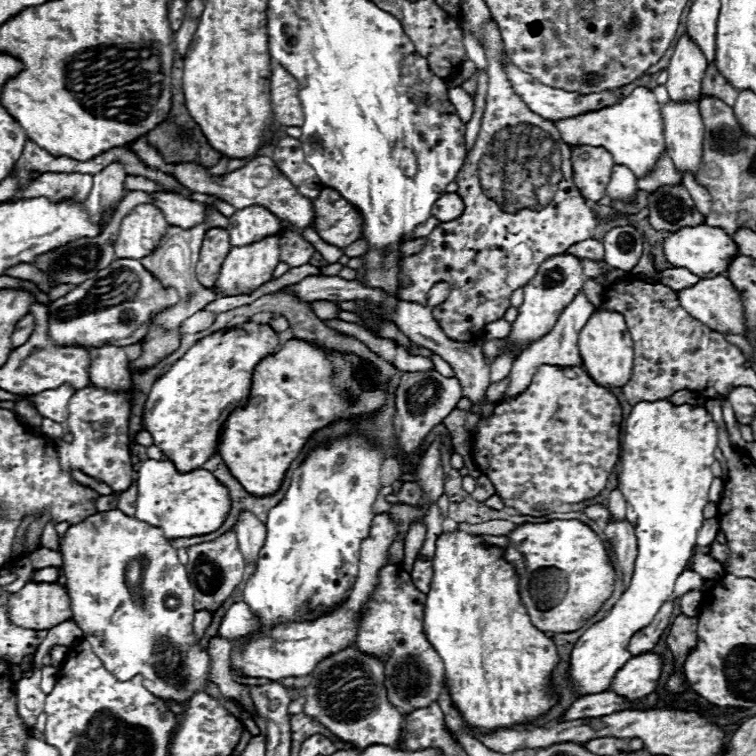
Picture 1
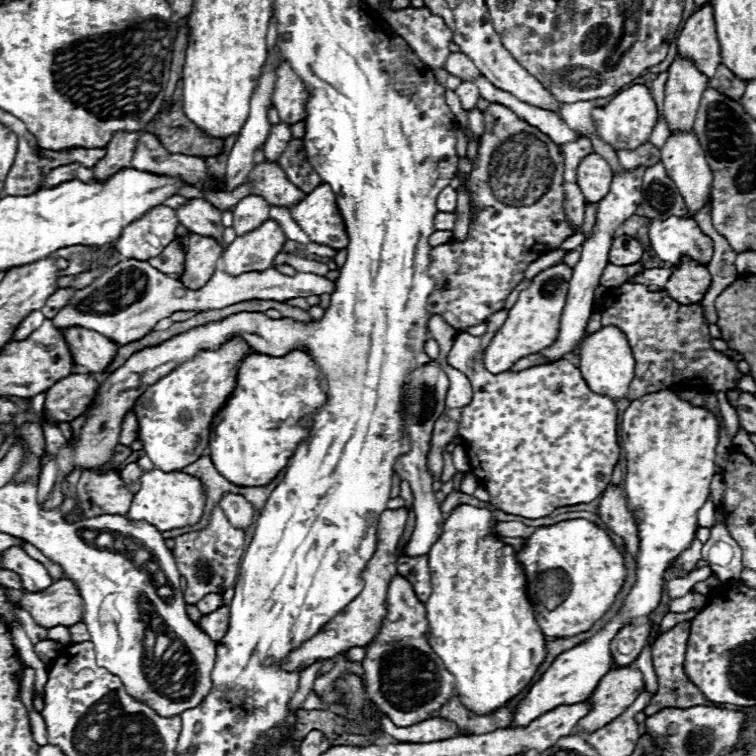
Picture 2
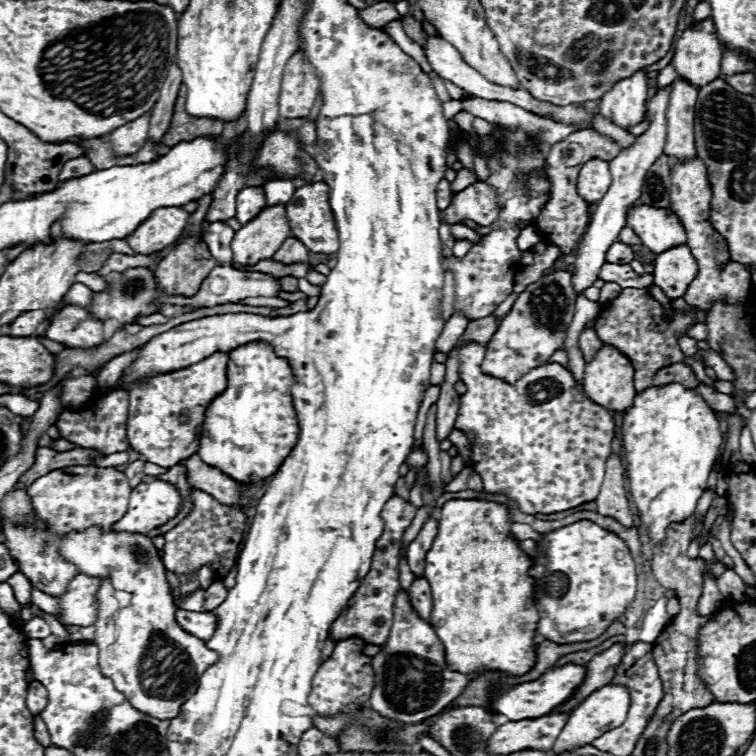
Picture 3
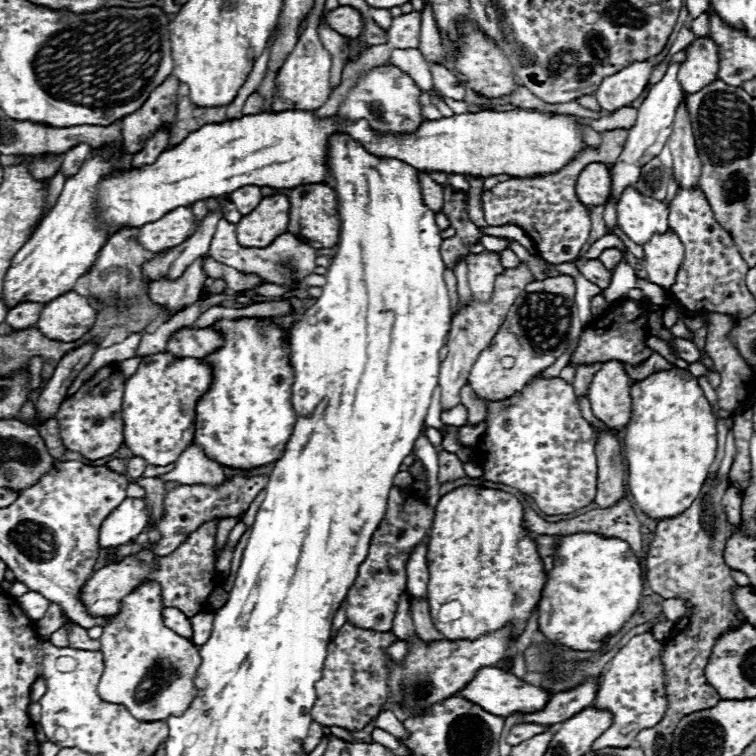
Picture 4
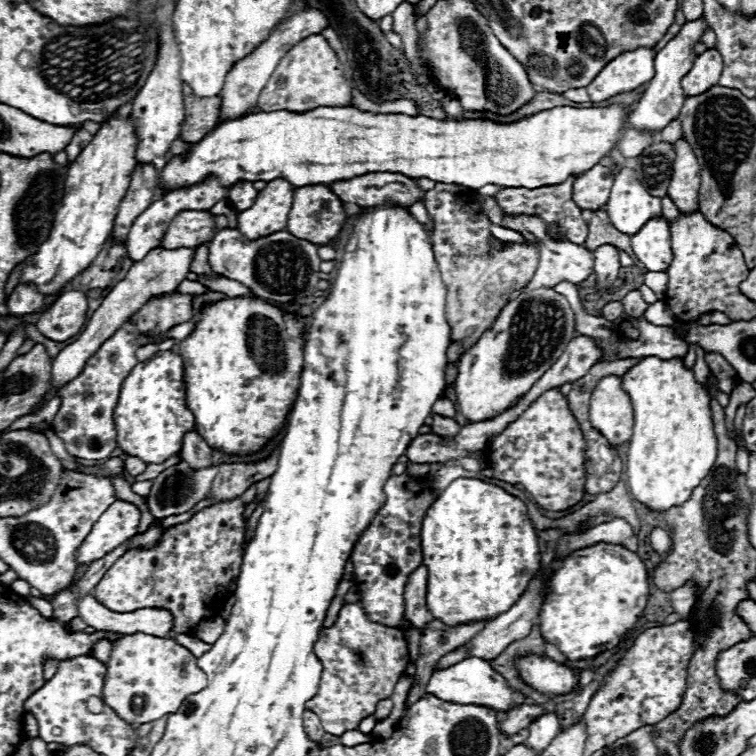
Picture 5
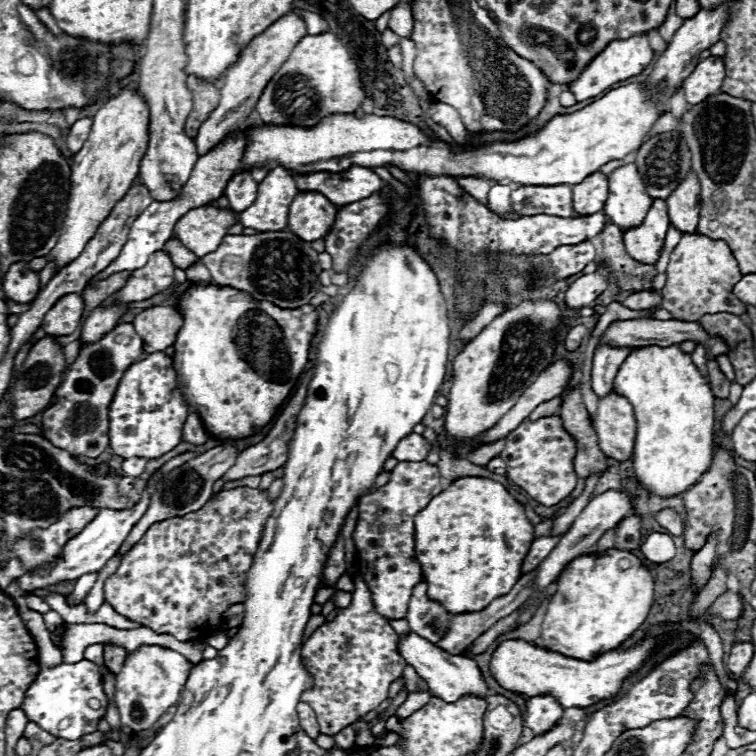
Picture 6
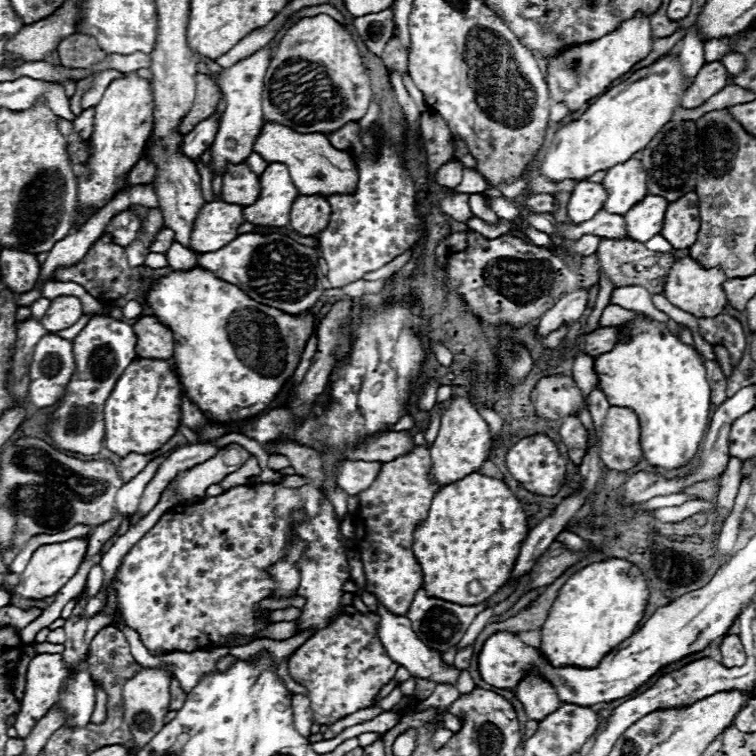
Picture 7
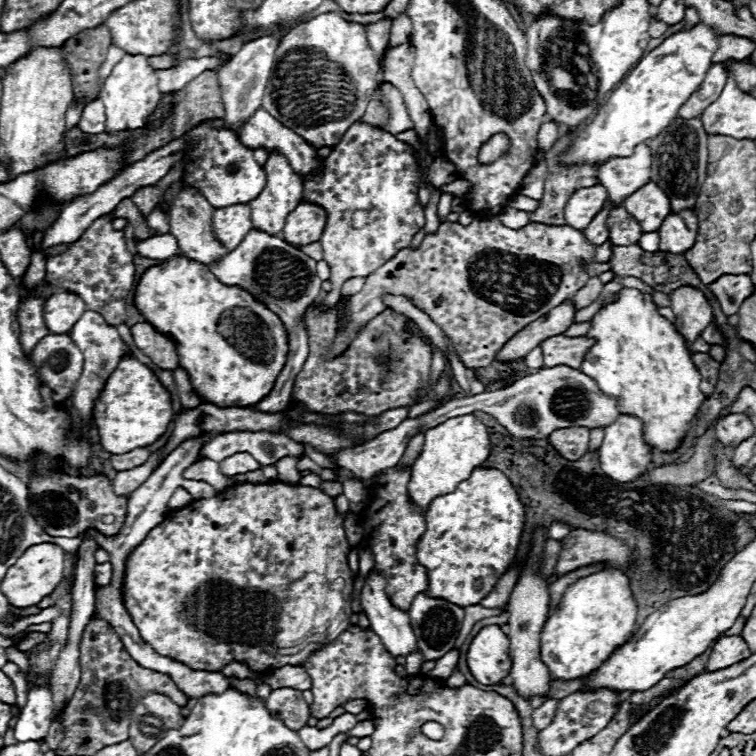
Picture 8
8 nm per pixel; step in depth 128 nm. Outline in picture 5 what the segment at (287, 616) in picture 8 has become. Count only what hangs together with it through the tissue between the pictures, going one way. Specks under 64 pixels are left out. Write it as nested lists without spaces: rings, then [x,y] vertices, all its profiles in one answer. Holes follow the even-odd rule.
[[[240,497],[222,502],[210,508],[196,512],[188,522],[168,528],[162,536],[162,542],[152,550],[130,550],[112,568],[102,576],[102,580],[92,590],[92,596],[112,612],[134,612],[140,608],[166,608],[174,616],[174,632],[192,634],[192,628],[206,620],[214,618],[216,606],[230,594],[232,578],[238,578],[240,564],[244,556],[244,536],[248,520],[244,520],[247,505]]]

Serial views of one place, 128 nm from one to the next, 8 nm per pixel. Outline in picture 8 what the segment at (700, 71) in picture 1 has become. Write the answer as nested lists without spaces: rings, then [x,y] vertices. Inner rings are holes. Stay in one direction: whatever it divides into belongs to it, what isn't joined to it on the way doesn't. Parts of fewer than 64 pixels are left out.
[[[688,208],[684,212],[670,212],[664,218],[664,224],[658,228],[660,234],[660,250],[682,254],[692,248],[698,230],[696,210]]]

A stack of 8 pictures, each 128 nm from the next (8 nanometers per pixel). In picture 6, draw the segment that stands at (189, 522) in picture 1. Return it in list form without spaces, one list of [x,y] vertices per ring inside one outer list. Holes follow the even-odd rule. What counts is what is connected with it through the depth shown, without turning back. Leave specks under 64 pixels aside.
[[[152,484],[142,492],[140,502],[131,508],[124,510],[100,510],[98,516],[80,532],[76,534],[72,540],[68,540],[68,544],[64,546],[64,554],[62,560],[58,560],[58,564],[50,570],[50,572],[40,572],[40,574],[24,574],[20,578],[20,588],[26,592],[34,592],[34,590],[46,590],[62,580],[76,580],[82,574],[88,572],[98,572],[104,568],[104,564],[118,552],[118,548],[122,546],[122,542],[128,538],[128,534],[132,532],[132,528],[136,526],[136,522],[144,516],[144,512],[148,510],[150,504],[150,492],[152,492]]]

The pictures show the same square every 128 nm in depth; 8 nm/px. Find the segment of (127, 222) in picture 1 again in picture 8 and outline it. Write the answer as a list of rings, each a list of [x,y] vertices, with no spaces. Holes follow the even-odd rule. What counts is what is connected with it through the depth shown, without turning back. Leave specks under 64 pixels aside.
[[[248,204],[214,208],[212,230],[214,230],[214,236],[222,242],[222,246],[226,246],[228,250],[236,248],[244,240],[244,236],[252,230]]]

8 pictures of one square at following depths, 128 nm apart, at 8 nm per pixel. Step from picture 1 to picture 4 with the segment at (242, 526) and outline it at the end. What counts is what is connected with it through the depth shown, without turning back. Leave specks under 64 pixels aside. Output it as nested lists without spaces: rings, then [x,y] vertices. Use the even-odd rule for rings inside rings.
[[[190,444],[176,460],[174,470],[160,478],[164,481],[180,482],[180,484],[220,486],[226,480],[226,474],[224,468],[218,462],[210,460],[200,446]]]

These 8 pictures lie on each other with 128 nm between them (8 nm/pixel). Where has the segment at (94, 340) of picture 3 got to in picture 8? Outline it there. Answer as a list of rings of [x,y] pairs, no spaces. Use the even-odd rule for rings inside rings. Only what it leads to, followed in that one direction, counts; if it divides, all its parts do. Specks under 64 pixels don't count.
[[[68,291],[56,292],[44,302],[46,328],[54,334],[66,334],[74,328],[84,310],[86,304],[80,296],[72,296]]]

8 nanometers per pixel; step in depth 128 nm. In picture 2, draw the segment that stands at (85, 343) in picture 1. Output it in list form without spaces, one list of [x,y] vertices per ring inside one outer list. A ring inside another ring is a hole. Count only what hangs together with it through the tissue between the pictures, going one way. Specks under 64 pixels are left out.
[[[126,258],[106,268],[102,276],[94,278],[92,284],[88,284],[86,288],[76,290],[74,296],[68,300],[68,304],[52,318],[52,322],[58,330],[70,326],[82,326],[104,334],[116,344],[128,344],[144,338],[148,332],[154,330],[154,326],[162,318],[168,318],[180,310],[216,310],[244,300],[284,302],[290,298],[308,298],[312,294],[320,296],[332,292],[334,292],[334,282],[328,280],[326,276],[318,276],[310,272],[308,274],[296,272],[294,276],[284,276],[274,268],[268,268],[264,272],[246,272],[236,278],[216,270],[204,288],[190,290],[184,288],[180,280],[162,274],[160,270],[152,268],[148,262]]]

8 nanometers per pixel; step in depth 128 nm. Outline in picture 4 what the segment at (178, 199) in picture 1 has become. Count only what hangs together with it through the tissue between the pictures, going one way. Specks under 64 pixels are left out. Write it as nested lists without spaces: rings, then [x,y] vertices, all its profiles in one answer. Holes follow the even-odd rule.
[[[224,218],[218,222],[216,234],[214,234],[212,244],[208,248],[208,256],[222,262],[222,264],[226,264],[226,266],[238,268],[240,272],[258,274],[260,278],[264,278],[270,284],[302,282],[304,276],[312,274],[314,268],[316,268],[316,262],[314,262],[316,260],[316,250],[312,246],[304,244],[302,240],[298,240],[296,236],[292,236],[290,232],[284,232],[282,236],[278,236],[268,248],[242,248],[236,242],[236,226],[230,224]]]

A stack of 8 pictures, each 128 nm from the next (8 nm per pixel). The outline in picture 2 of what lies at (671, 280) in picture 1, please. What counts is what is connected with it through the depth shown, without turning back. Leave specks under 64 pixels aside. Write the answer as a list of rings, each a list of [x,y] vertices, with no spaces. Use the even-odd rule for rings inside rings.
[[[652,268],[652,270],[646,270],[644,274],[636,274],[632,278],[628,278],[628,282],[632,284],[646,284],[646,286],[658,286],[658,288],[664,288],[664,284],[670,280],[672,276],[672,268]]]

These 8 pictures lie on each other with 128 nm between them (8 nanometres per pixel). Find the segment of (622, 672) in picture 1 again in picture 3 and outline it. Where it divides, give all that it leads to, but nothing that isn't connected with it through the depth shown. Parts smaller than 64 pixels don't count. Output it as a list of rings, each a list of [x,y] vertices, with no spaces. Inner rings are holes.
[[[606,684],[604,688],[598,688],[596,692],[592,692],[584,702],[580,702],[570,712],[570,718],[568,718],[564,730],[560,732],[560,736],[556,738],[552,750],[554,752],[564,752],[564,750],[572,750],[574,746],[580,746],[580,744],[592,744],[592,740],[596,740],[604,732],[620,726],[626,720],[628,708],[630,708],[628,688],[618,686],[618,684]]]

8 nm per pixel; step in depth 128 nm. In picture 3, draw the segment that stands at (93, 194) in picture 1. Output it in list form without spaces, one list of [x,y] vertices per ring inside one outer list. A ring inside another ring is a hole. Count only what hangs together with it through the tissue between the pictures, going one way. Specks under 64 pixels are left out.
[[[144,114],[140,116],[140,120],[128,122],[124,124],[124,128],[116,128],[116,132],[108,136],[114,154],[130,156],[138,152],[144,146],[144,140],[148,138],[148,122],[150,122],[150,114]]]

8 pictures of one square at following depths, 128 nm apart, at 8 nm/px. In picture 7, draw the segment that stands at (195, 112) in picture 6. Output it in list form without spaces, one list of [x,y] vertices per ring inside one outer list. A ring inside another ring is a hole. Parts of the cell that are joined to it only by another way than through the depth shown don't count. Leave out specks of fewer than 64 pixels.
[[[198,72],[194,78],[196,78],[196,98],[194,98],[190,112],[184,116],[180,124],[182,134],[188,134],[200,120],[206,120],[208,116],[212,116],[220,102],[218,86],[206,74]]]

